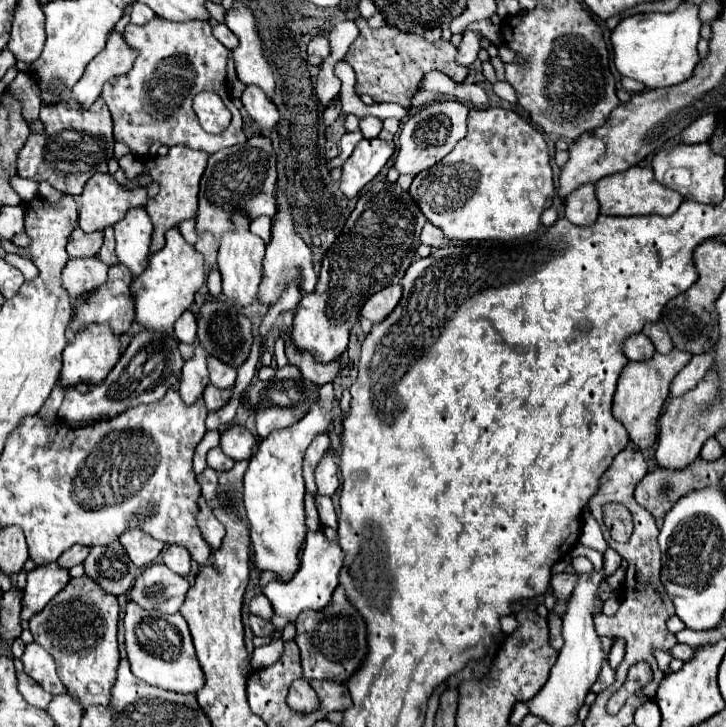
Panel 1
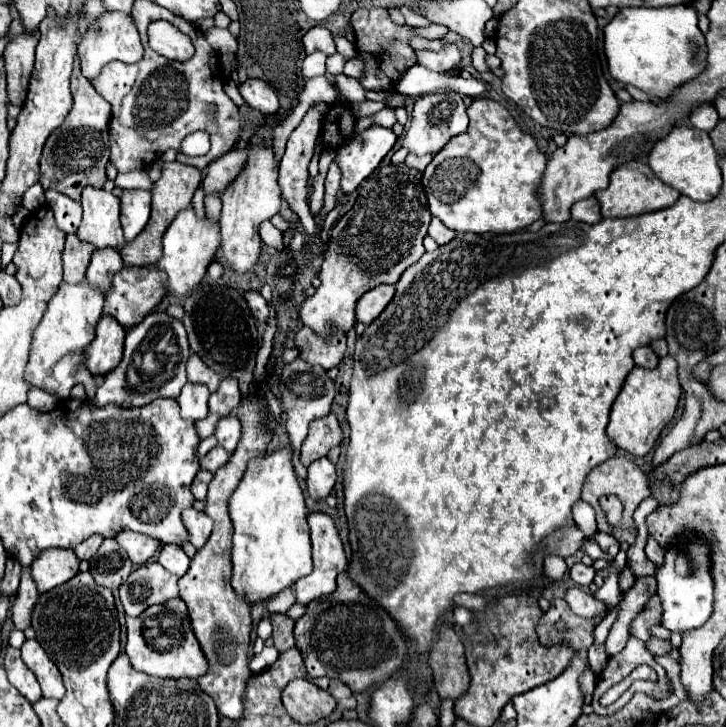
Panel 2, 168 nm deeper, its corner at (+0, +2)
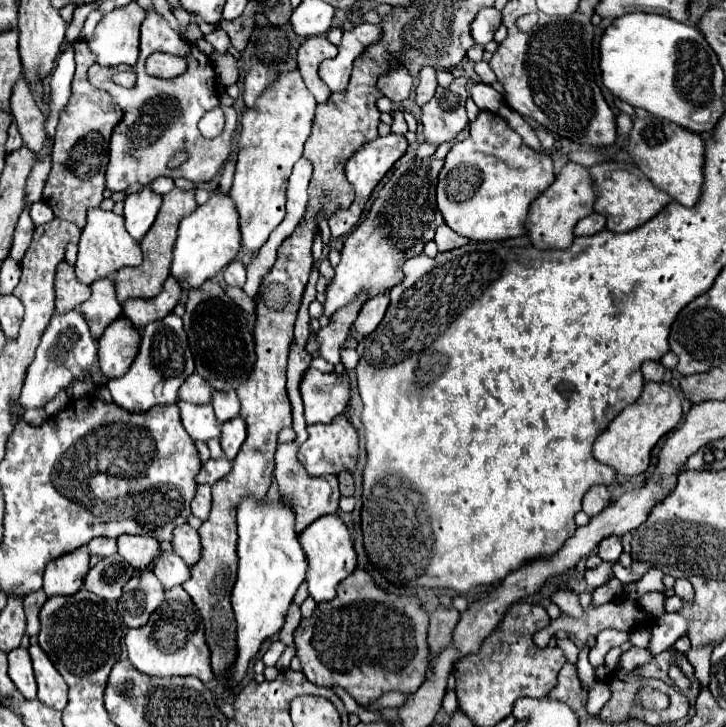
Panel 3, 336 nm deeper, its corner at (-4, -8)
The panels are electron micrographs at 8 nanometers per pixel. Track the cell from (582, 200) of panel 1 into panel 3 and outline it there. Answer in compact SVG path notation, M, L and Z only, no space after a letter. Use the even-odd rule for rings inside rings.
M591 213L587 217L583 217L577 227L575 227L575 235L595 235L599 231L605 229L605 217L599 213Z

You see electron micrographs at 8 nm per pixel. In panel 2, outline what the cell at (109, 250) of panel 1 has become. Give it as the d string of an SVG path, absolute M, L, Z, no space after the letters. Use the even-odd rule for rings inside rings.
M103 249L103 253L93 253L85 281L105 295L111 289L113 275L121 269L123 269L123 259L119 257L119 251Z

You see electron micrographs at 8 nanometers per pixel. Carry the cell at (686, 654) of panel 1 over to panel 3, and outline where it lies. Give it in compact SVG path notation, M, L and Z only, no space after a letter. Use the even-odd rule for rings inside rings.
M633 647L633 649L629 649L629 651L625 651L625 653L621 655L619 669L633 669L633 667L639 667L639 665L643 665L643 663L649 663L651 659L653 659L651 651Z

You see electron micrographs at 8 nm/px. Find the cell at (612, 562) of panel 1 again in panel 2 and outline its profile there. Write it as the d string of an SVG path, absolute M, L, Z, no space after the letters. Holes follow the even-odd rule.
M595 533L593 539L597 541L597 545L599 545L605 553L609 553L611 557L617 555L617 551L619 551L619 541L617 541L613 535L607 535L607 533Z

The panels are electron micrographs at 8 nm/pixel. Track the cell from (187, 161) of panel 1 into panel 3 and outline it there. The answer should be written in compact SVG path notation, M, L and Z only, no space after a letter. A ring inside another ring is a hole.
M175 187L173 191L169 191L167 195L163 195L163 205L159 209L159 215L155 219L155 223L151 225L149 233L141 239L141 251L143 251L143 263L139 267L123 267L123 271L115 273L115 289L117 289L117 299L119 303L123 303L129 297L155 297L165 279L169 277L169 267L171 267L171 249L173 243L177 239L177 227L179 221L193 213L197 209L197 201L195 201L195 187L193 189L179 189Z

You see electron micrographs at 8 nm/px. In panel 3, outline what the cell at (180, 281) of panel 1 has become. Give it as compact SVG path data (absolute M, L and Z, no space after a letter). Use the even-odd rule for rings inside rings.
M211 191L211 197L205 205L199 205L197 211L187 215L177 231L177 241L173 245L173 261L171 261L171 275L179 281L183 291L199 289L209 277L215 277L225 265L229 265L237 251L239 251L239 223L237 211L227 195L219 191Z

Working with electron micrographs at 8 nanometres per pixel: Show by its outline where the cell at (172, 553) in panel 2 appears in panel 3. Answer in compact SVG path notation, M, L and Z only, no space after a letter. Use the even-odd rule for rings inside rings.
M161 553L153 563L153 573L165 589L171 589L175 585L183 585L191 577L191 567L175 553Z

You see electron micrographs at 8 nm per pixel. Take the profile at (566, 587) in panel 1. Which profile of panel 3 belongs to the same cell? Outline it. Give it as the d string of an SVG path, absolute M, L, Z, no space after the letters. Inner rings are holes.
M603 561L599 567L595 567L595 569L587 569L587 571L585 571L585 575L583 575L583 583L587 585L589 591L593 591L595 587L605 585L611 577L613 577L611 563L605 563L605 561Z

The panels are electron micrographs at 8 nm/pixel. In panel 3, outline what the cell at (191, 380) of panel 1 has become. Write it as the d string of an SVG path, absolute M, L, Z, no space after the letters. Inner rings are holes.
M177 403L181 409L181 421L193 441L209 441L219 437L219 421L215 419L211 405L193 405L193 403Z

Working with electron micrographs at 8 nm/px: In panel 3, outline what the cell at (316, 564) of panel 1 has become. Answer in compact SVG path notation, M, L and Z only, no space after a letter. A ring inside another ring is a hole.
M323 515L319 521L311 523L299 535L299 541L301 541L301 547L307 555L307 559L309 559L309 575L307 575L309 595L313 597L315 603L335 599L335 587L345 577L349 577L355 571L355 565L357 565L357 555L355 555L353 541L349 537L345 523L335 515Z

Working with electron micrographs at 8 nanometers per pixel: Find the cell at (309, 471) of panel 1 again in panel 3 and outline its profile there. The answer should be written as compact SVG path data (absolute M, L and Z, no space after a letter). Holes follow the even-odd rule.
M345 415L335 417L333 423L327 423L327 425L311 425L311 427L307 427L307 431L309 431L309 439L299 449L299 461L303 463L307 473L311 473L311 475L325 475L325 473L337 475L343 469L355 469L357 453L359 453L357 431L347 421Z

